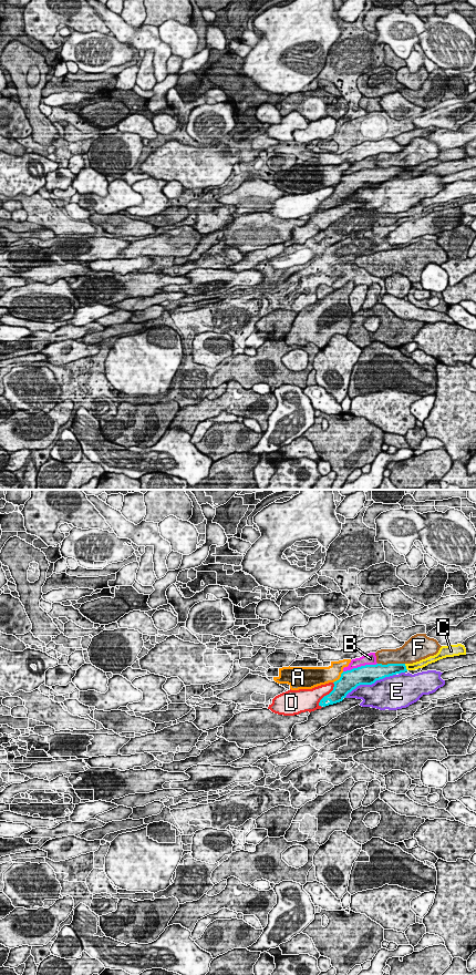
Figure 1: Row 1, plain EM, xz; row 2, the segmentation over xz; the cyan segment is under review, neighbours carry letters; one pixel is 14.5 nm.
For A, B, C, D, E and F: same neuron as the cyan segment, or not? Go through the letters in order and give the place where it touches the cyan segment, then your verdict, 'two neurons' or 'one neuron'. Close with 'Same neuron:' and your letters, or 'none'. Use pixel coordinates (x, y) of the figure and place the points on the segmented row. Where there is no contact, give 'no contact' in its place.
A: xz (340, 678) | two neurons
B: xz (361, 666) | two neurons
C: xz (405, 667) | two neurons
D: xz (327, 695) | two neurons
E: xz (370, 684) | two neurons
F: xz (391, 664) | two neurons
Same neuron: none

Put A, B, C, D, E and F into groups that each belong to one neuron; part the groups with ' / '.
A / B / C / D / E / F

